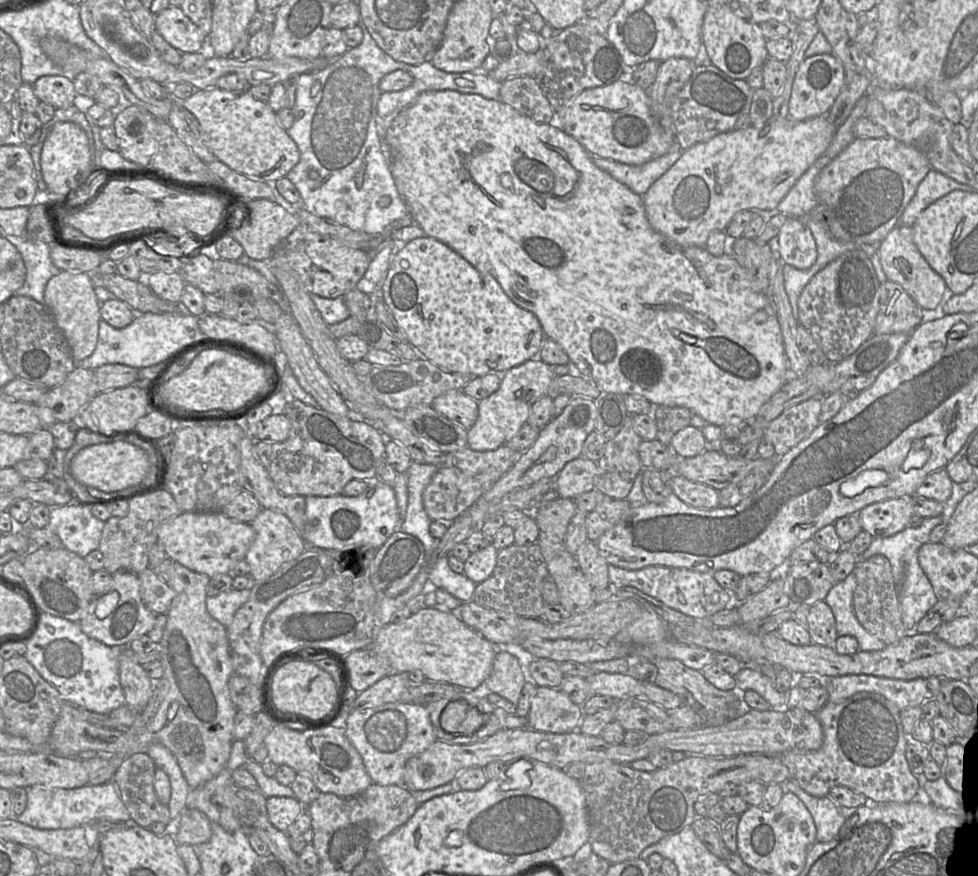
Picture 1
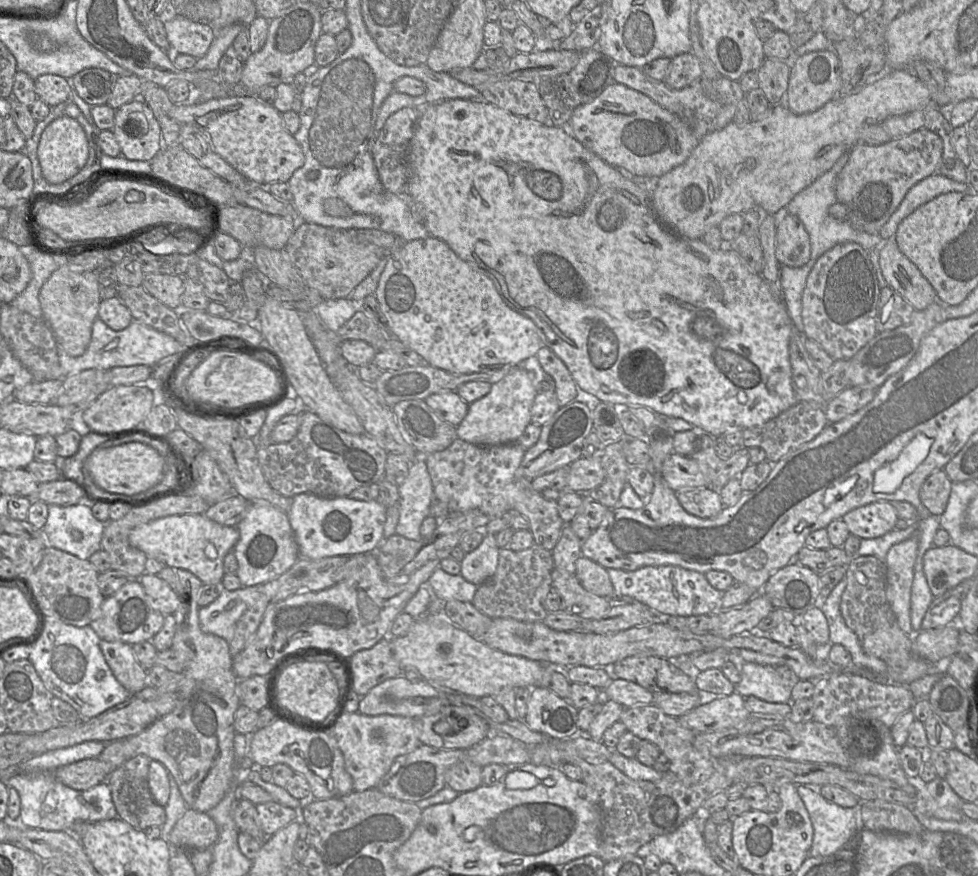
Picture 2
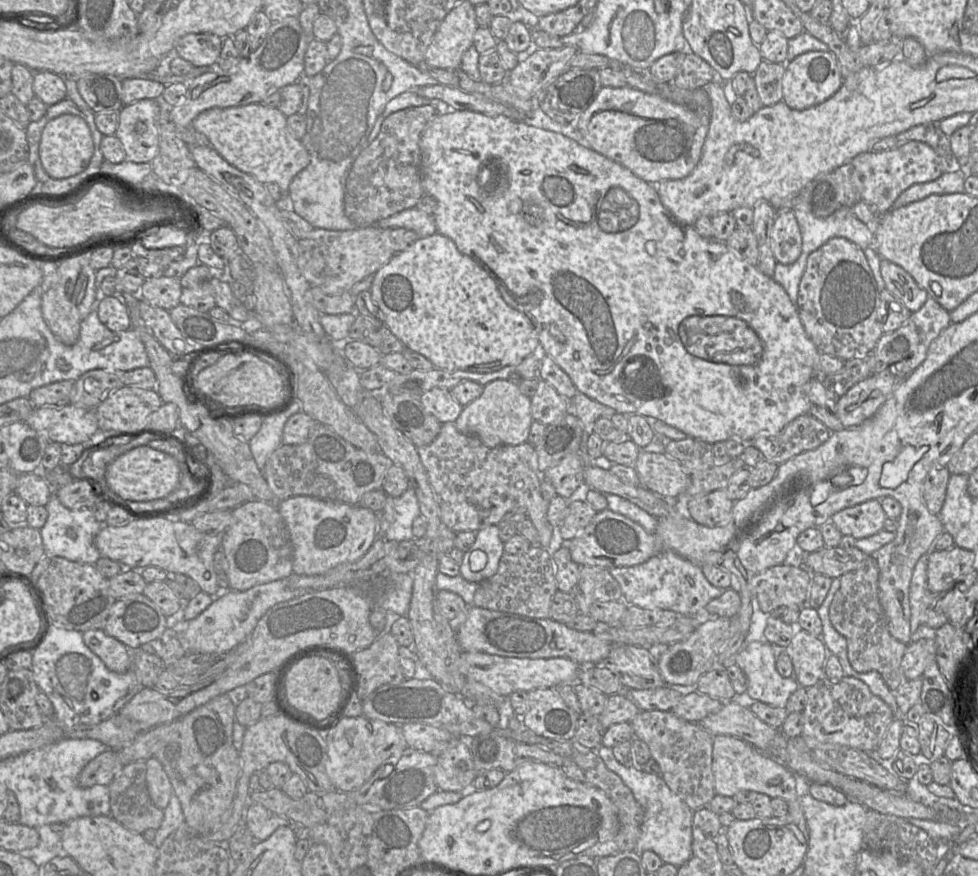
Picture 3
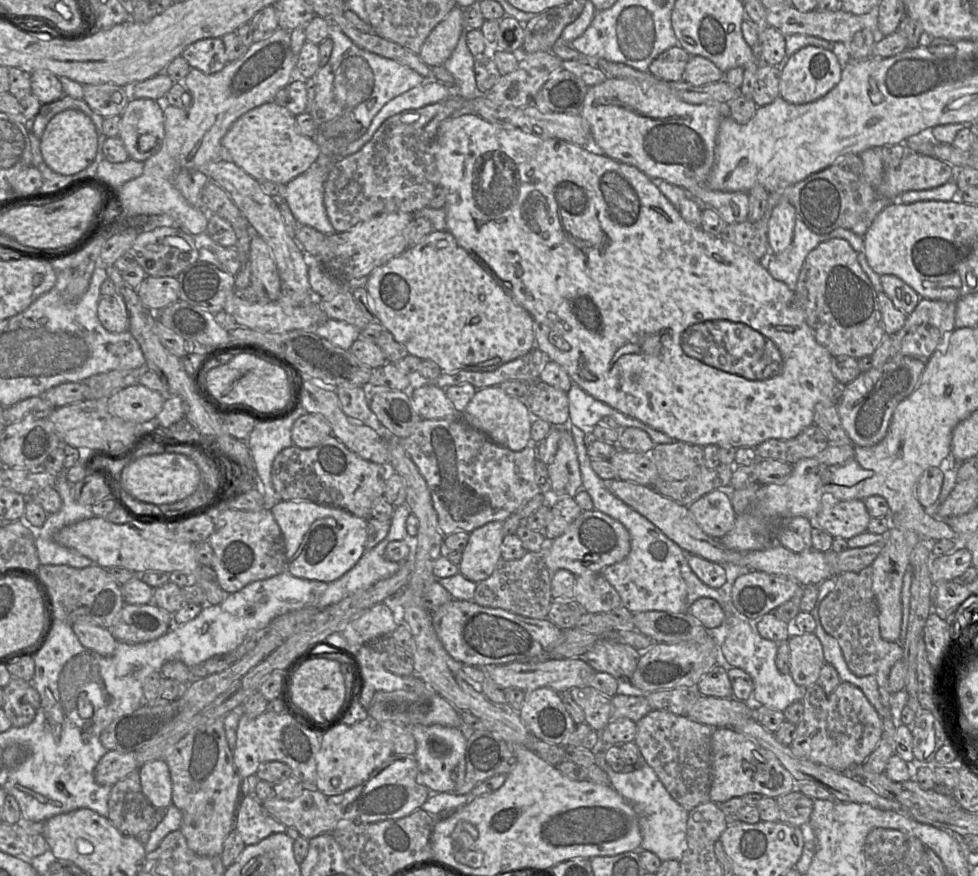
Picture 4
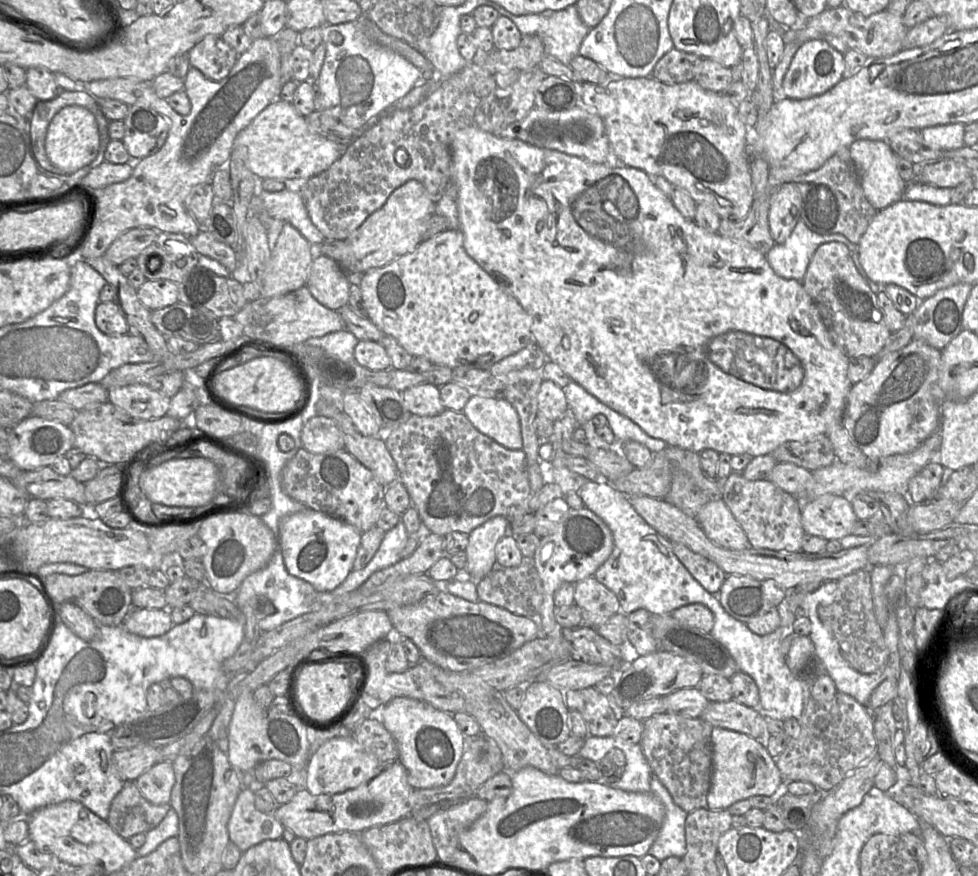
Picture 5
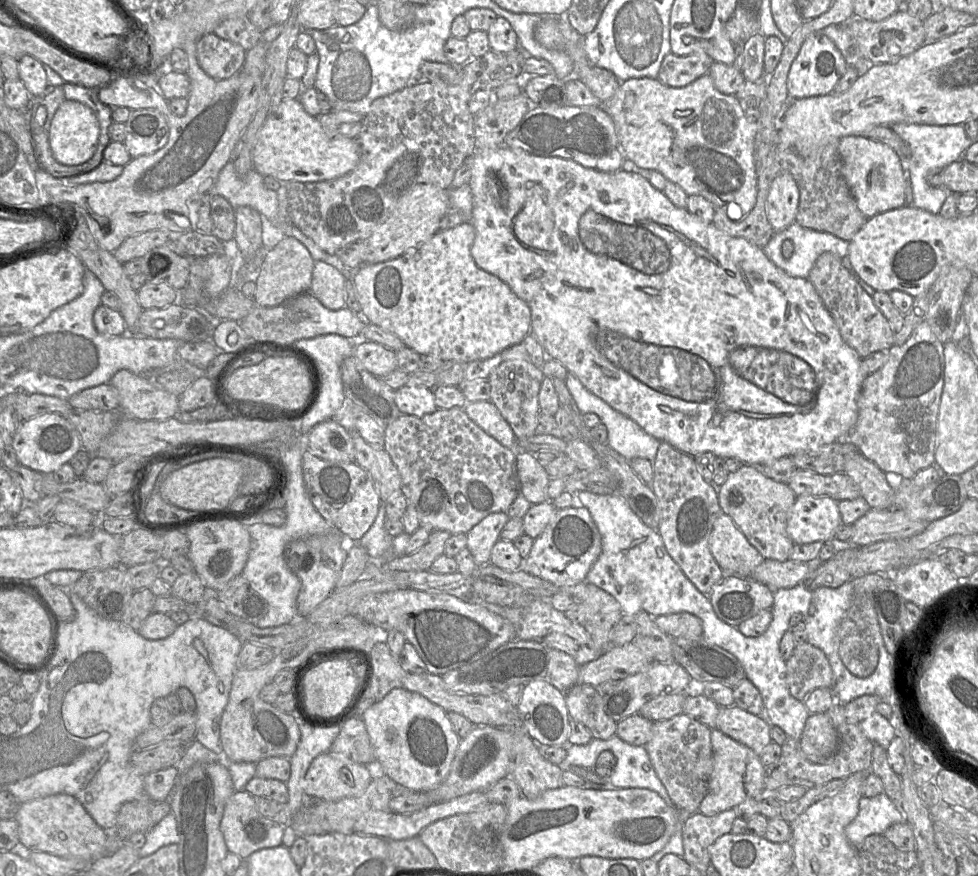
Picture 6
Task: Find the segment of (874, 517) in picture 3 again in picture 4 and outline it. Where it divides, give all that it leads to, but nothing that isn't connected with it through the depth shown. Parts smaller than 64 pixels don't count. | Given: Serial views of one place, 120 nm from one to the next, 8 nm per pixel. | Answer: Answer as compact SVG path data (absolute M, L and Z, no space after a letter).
M863 500L829 502L812 519L812 528L829 533L833 538L849 540L865 531L871 520Z

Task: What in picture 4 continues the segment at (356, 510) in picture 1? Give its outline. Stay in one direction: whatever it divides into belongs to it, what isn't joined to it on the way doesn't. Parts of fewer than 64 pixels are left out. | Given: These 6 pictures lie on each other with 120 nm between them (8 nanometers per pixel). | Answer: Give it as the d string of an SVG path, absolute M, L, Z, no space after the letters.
M282 500L271 511L284 536L287 569L295 577L335 581L350 571L366 552L367 519L311 501Z

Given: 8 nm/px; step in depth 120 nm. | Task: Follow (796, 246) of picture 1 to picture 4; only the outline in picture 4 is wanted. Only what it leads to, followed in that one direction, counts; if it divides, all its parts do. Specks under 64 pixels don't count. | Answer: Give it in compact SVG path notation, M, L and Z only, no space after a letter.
M782 202L773 208L768 221L769 254L780 254L789 247L796 218L795 208L790 203Z

